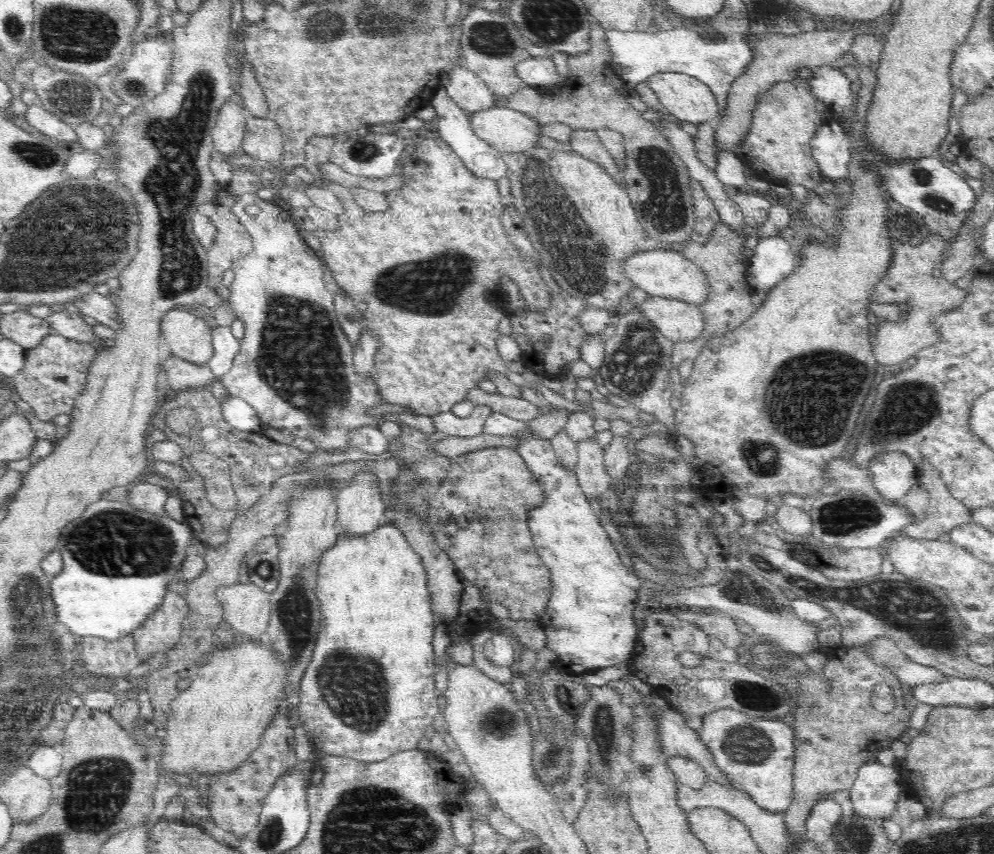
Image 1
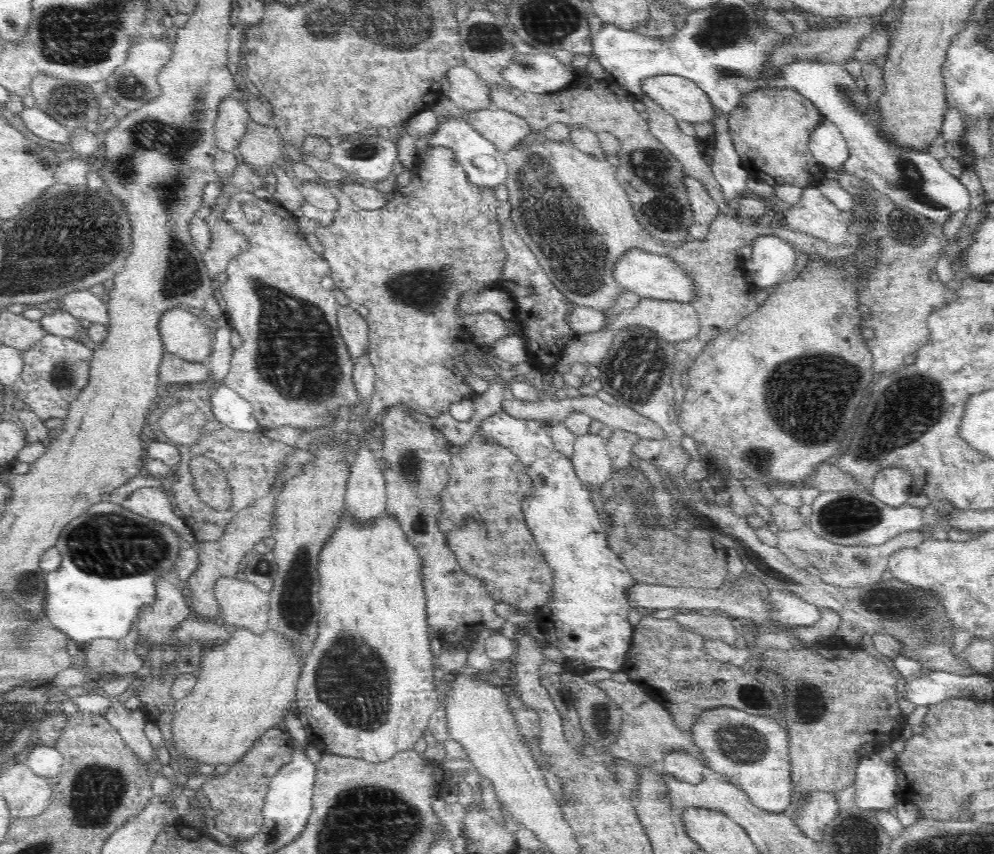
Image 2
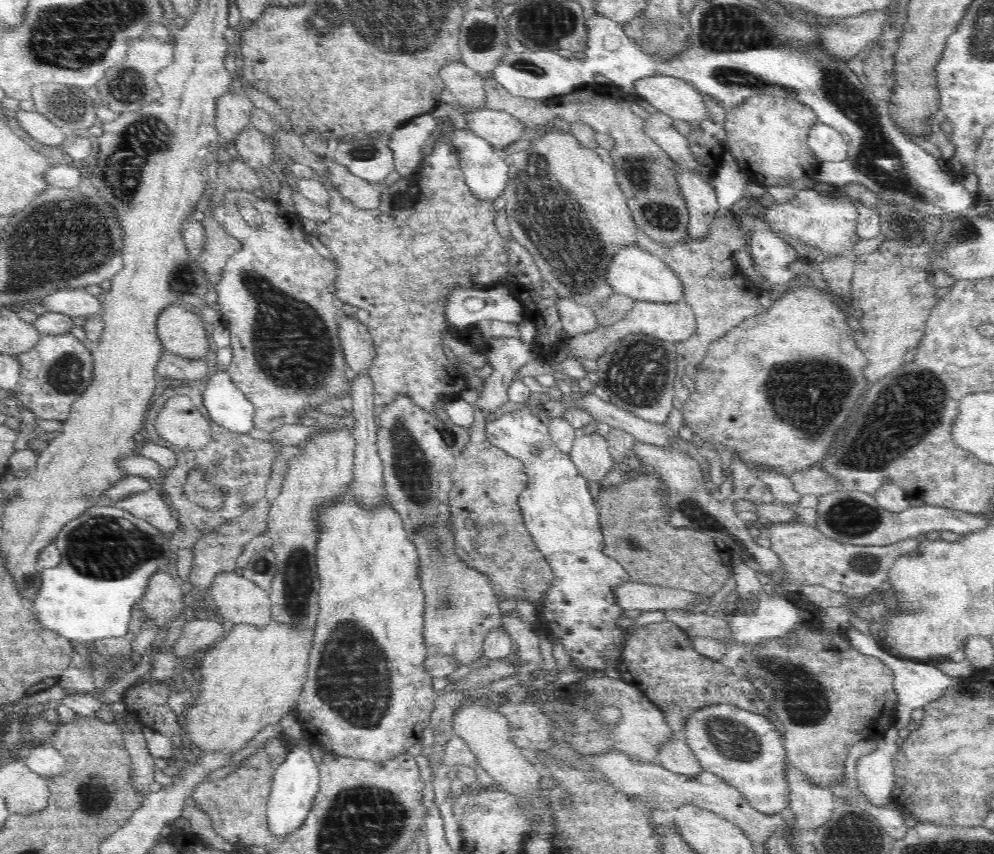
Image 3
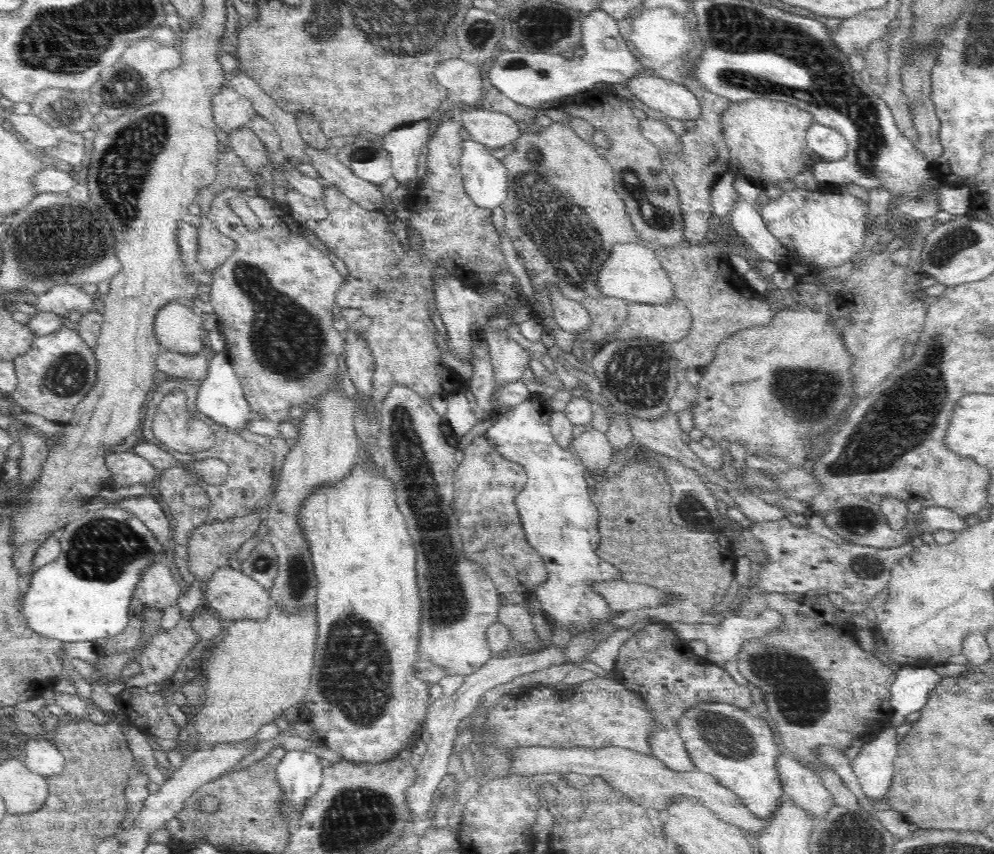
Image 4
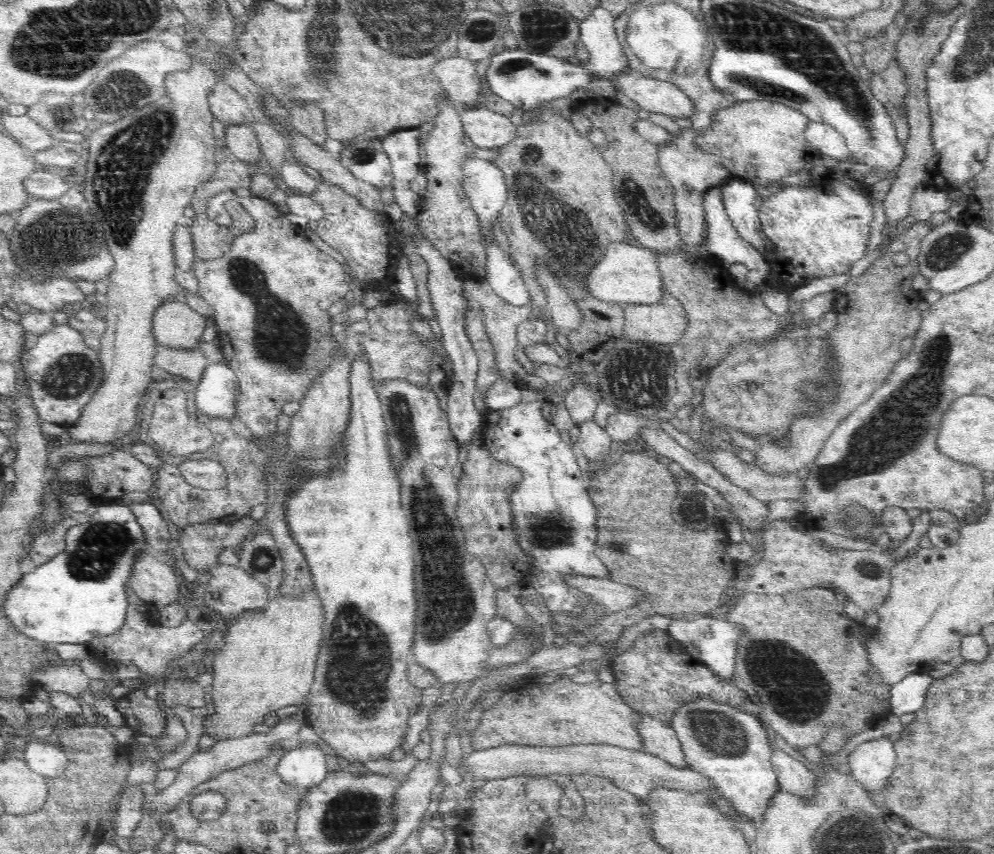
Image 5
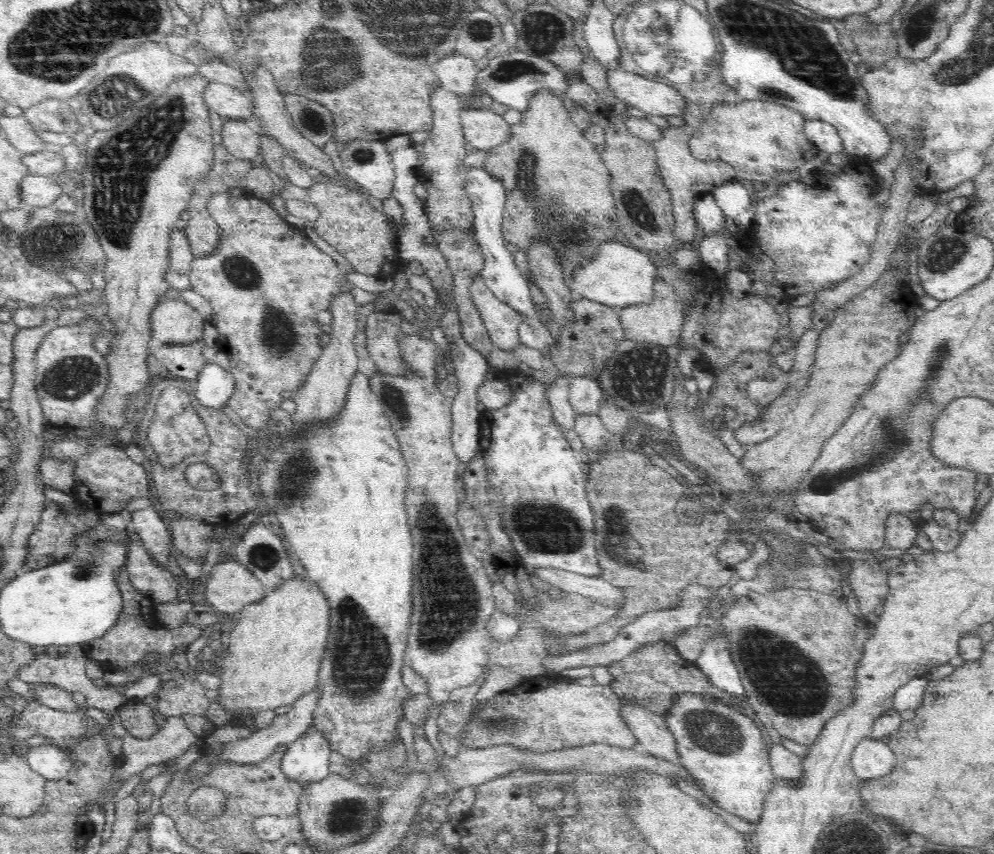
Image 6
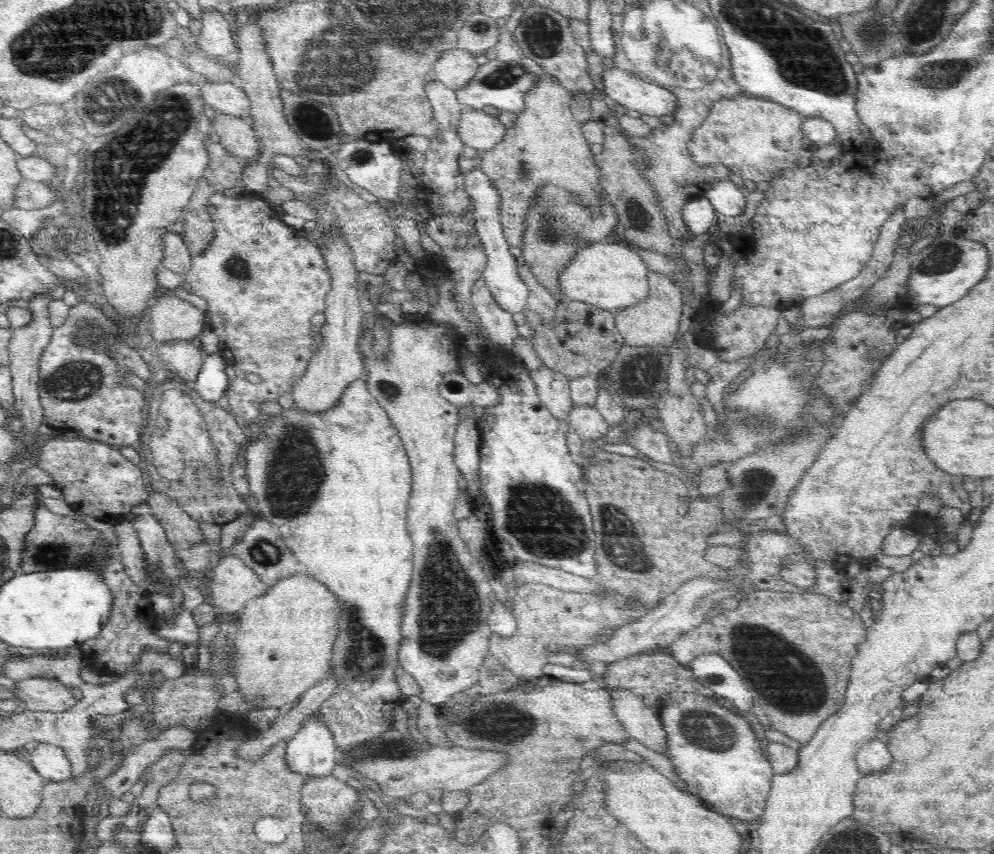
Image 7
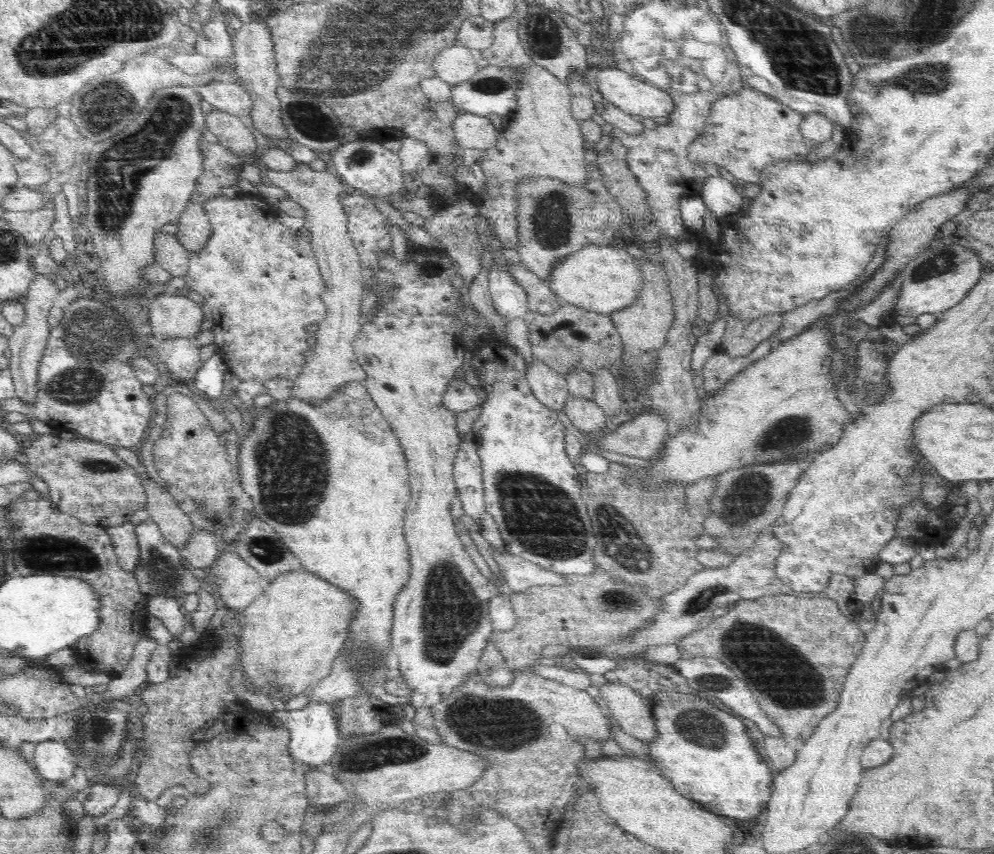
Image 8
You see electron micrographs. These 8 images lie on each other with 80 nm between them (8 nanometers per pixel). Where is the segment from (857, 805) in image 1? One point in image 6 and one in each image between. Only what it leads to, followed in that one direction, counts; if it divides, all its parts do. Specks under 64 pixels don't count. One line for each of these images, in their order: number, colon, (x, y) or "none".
2: (875, 782)
3: (875, 777)
4: (874, 764)
5: (872, 762)
6: (871, 758)

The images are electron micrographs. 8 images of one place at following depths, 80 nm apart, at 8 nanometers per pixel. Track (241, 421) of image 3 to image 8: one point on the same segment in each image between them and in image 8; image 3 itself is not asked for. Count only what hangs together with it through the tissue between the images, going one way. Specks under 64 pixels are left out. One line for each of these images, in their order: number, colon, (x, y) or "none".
4: (220, 396)
5: (217, 389)
6: (214, 385)
7: (211, 382)
8: (209, 380)

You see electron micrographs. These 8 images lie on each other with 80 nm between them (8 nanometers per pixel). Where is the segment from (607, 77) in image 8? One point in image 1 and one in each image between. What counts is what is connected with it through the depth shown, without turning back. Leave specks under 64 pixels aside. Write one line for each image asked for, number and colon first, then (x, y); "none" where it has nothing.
1: (687, 98)
2: (683, 99)
3: (677, 98)
4: (674, 100)
5: (656, 96)
6: (651, 96)
7: (632, 91)

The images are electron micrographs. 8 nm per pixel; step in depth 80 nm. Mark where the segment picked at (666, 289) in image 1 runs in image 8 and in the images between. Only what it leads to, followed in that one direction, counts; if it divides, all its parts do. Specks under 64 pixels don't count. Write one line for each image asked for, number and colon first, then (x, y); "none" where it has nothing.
2: (649, 275)
3: (634, 272)
4: (634, 273)
5: (628, 274)
6: (619, 275)
7: (610, 275)
8: (604, 278)

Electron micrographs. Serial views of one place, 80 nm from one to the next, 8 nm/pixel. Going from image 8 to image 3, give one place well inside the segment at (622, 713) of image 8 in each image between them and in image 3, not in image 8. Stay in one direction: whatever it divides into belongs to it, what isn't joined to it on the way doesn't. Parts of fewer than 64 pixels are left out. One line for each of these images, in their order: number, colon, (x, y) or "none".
3: (675, 755)
4: (668, 746)
5: (658, 738)
6: (654, 737)
7: (643, 723)

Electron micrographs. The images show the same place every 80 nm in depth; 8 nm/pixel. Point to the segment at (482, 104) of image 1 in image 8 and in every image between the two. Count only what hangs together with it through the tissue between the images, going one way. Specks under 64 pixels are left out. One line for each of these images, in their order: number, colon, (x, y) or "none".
2: (468, 91)
3: (467, 86)
4: (462, 80)
5: (458, 76)
6: (457, 73)
7: (455, 68)
8: (455, 64)

